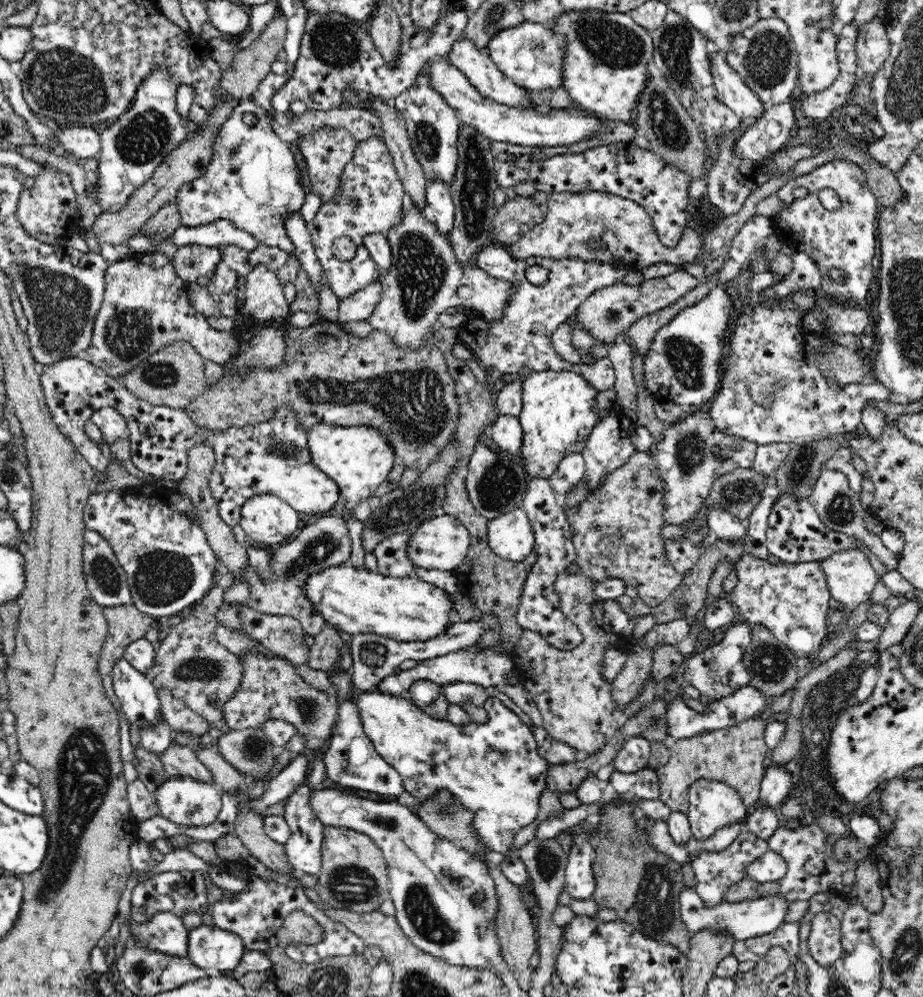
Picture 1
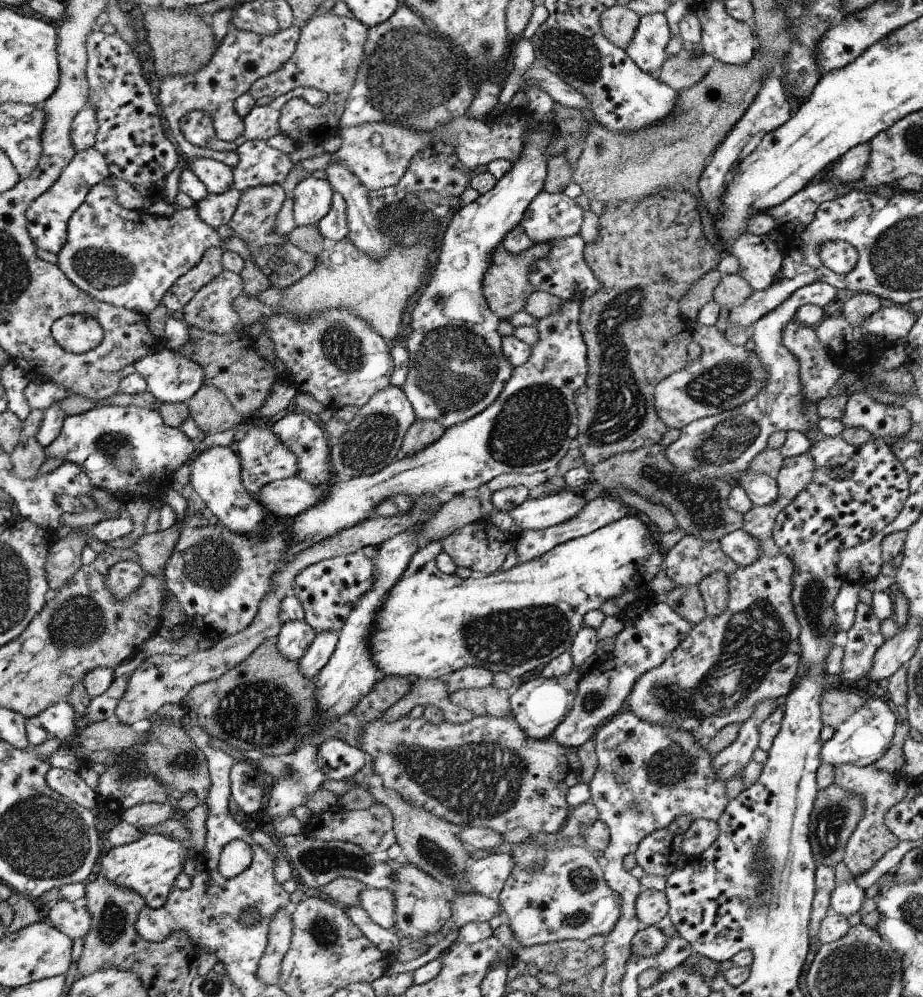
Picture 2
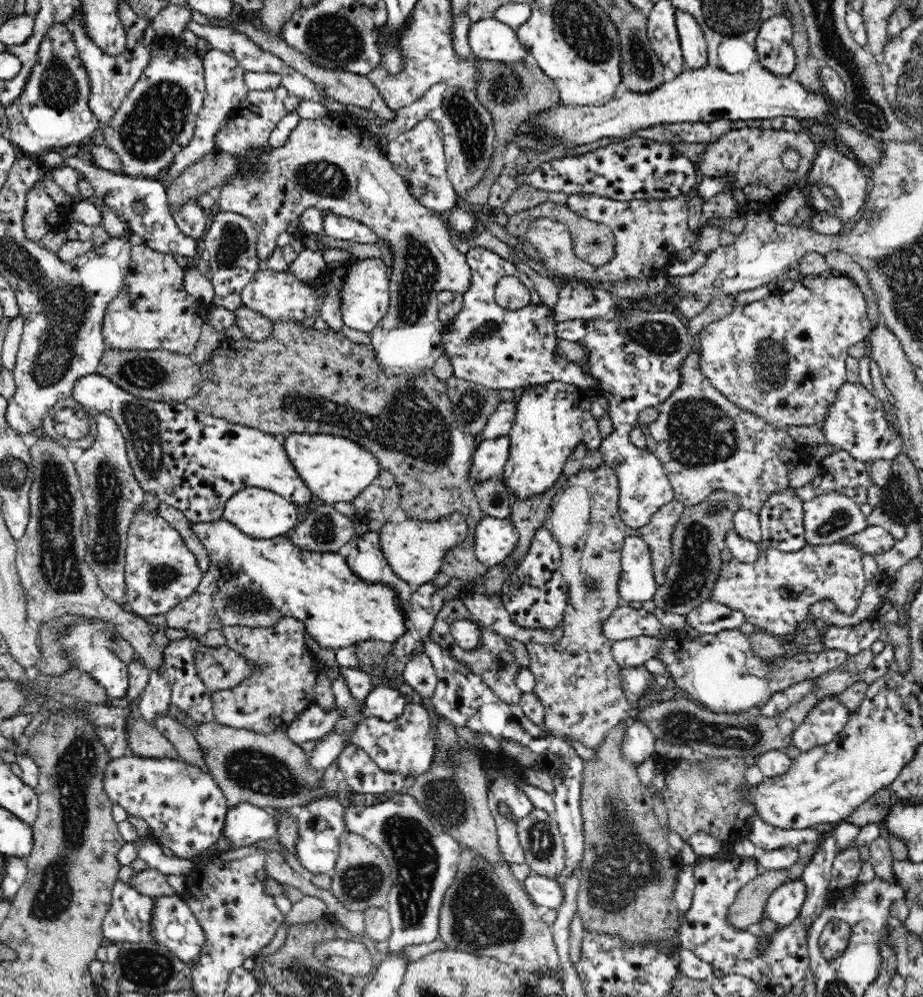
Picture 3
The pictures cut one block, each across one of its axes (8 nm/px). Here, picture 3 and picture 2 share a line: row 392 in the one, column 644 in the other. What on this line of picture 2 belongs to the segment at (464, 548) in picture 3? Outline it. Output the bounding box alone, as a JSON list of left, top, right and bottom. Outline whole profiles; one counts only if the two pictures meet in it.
[575,190,724,466]

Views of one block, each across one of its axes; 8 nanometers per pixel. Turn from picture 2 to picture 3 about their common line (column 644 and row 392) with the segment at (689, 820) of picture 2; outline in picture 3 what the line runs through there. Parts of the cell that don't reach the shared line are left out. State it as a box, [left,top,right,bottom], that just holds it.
[821,381,904,462]

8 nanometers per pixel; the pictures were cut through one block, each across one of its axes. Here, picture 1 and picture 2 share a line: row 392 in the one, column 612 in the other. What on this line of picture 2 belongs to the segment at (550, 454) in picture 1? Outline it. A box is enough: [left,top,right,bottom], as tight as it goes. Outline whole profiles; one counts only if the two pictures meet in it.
[369,513,665,679]

